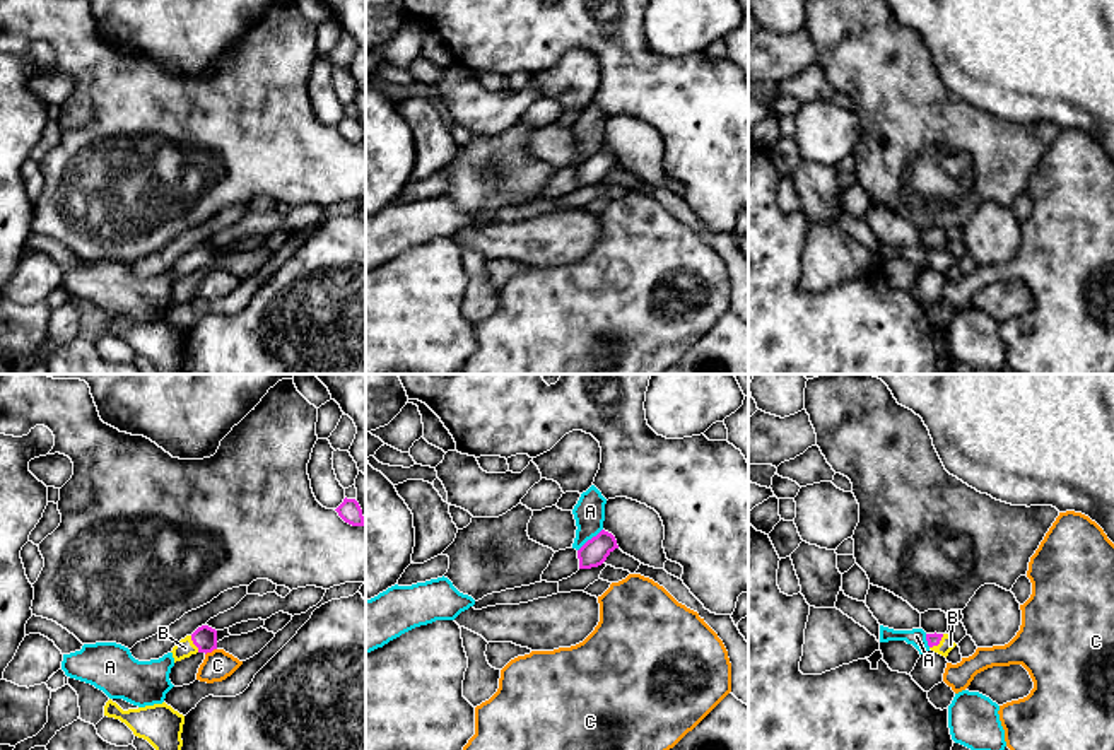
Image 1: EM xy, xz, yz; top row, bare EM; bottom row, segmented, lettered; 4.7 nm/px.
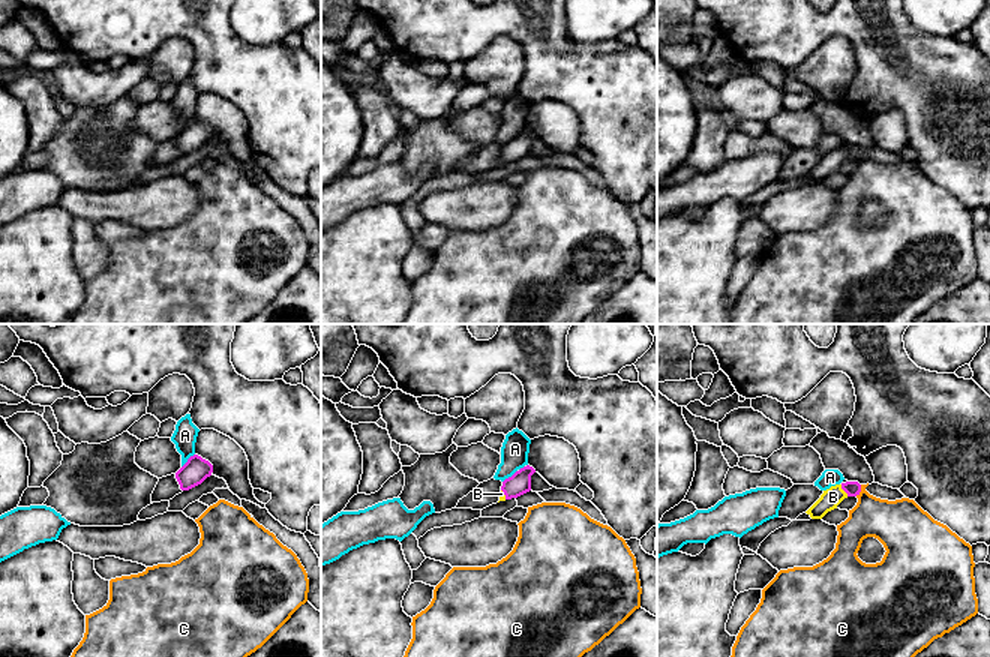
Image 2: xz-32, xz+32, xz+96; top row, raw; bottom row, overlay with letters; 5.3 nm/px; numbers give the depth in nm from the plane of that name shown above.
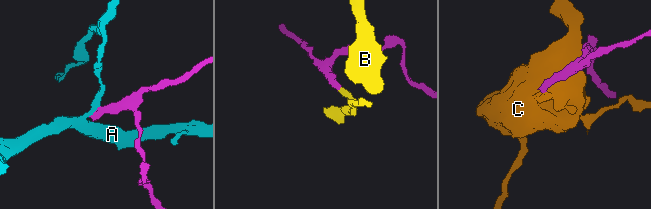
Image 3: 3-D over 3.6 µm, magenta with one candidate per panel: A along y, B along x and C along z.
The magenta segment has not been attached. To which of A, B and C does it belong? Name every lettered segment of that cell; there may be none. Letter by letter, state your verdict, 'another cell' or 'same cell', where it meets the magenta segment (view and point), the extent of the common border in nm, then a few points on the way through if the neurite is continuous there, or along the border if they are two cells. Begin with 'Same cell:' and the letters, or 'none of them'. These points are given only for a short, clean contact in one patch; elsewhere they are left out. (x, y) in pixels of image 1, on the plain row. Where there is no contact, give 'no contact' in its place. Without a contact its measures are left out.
Same cell: B
A: another cell | xz (592, 156) | 160 nm | along xz (602, 146), (578, 168)
B: same cell | yz (938, 260) | 100 nm | across yz (933, 257), (938, 260), (947, 262)
C: another cell | xy (211, 269) | 70 nm | along xy (216, 265), (205, 272)

